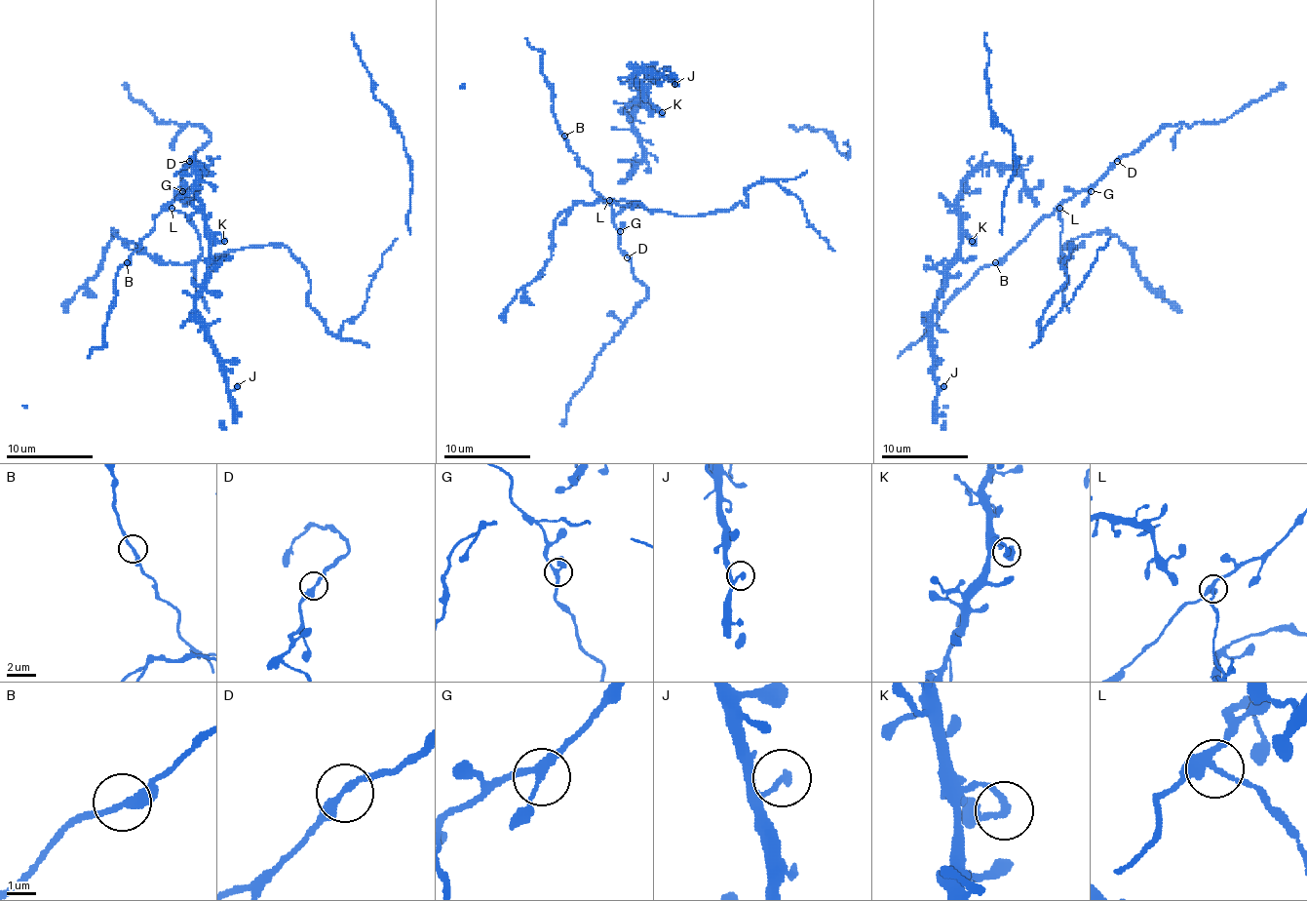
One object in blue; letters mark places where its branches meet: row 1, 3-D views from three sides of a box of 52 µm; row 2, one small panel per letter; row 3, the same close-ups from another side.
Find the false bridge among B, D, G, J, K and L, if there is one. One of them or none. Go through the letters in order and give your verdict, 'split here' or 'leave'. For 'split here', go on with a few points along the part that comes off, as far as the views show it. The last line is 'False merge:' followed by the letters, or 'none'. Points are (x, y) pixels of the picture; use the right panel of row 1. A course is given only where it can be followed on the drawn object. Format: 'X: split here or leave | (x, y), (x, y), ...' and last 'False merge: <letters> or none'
B: leave
D: leave
G: leave
J: leave
K: leave
L: split here
False merge: L

